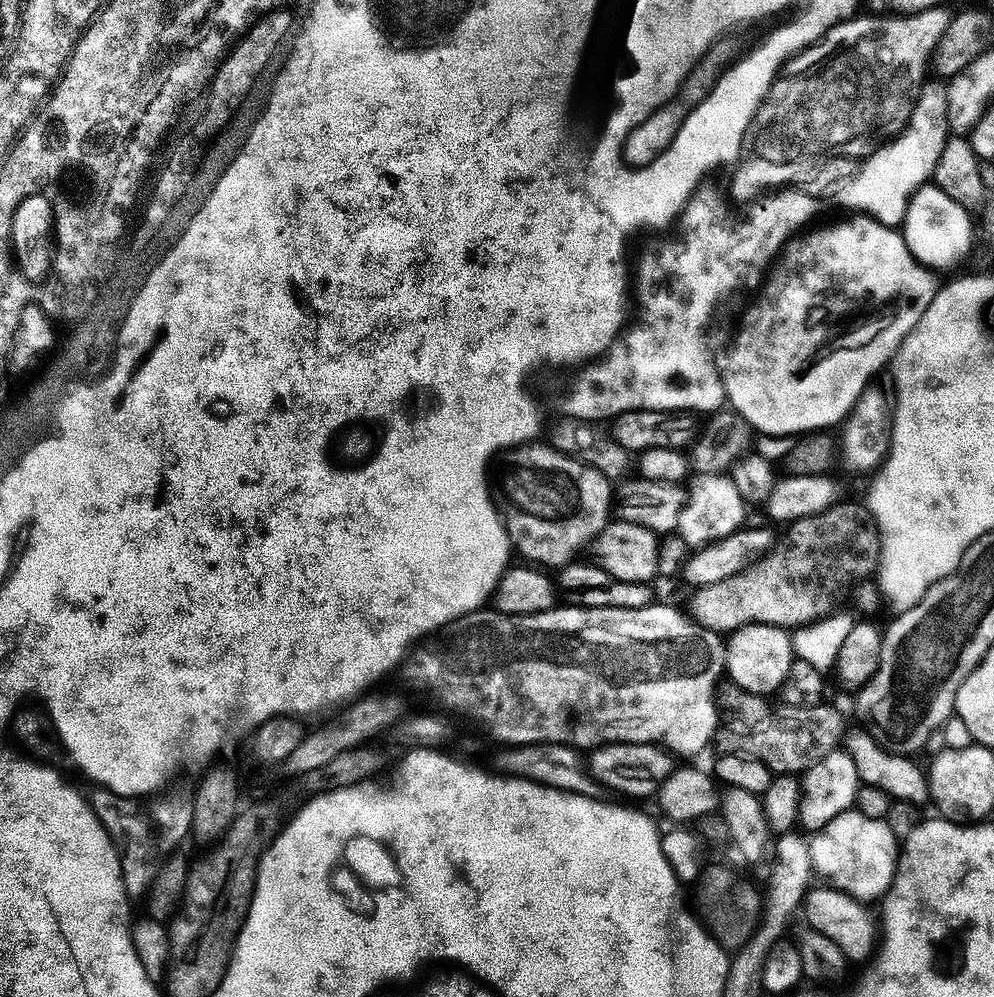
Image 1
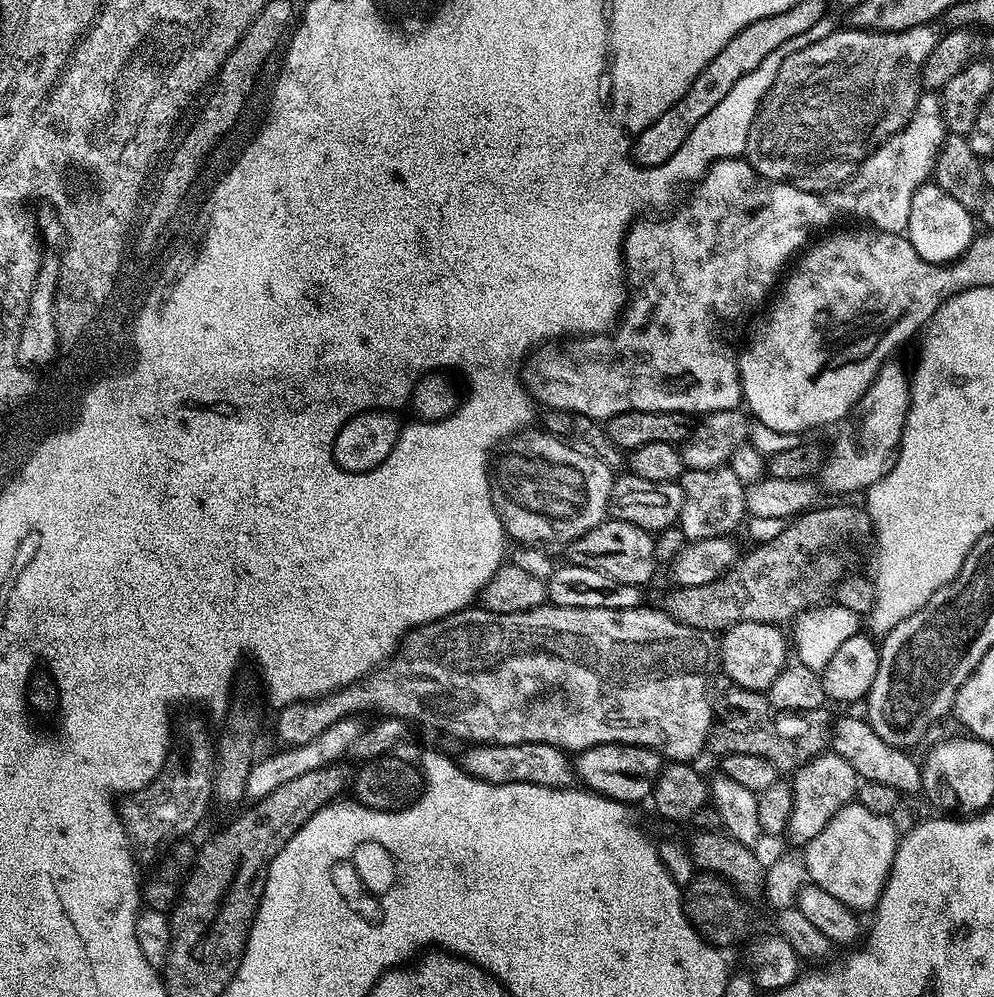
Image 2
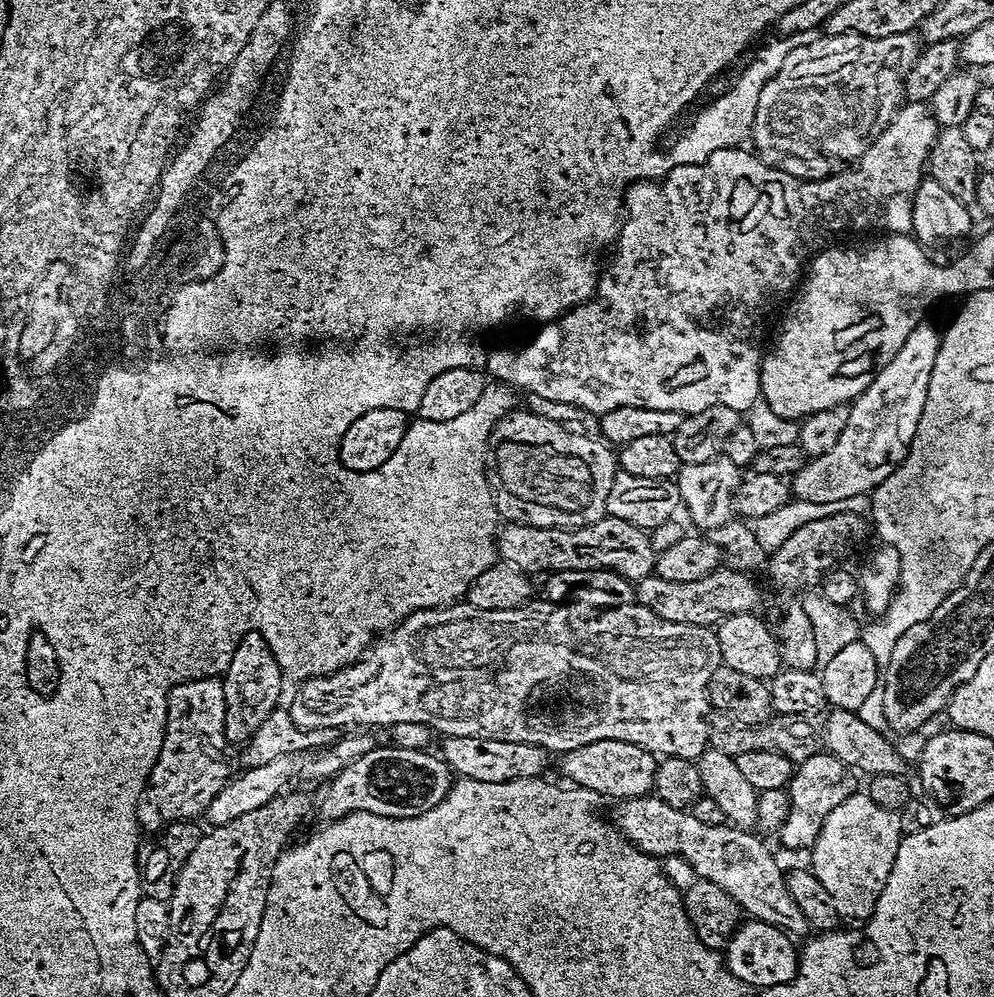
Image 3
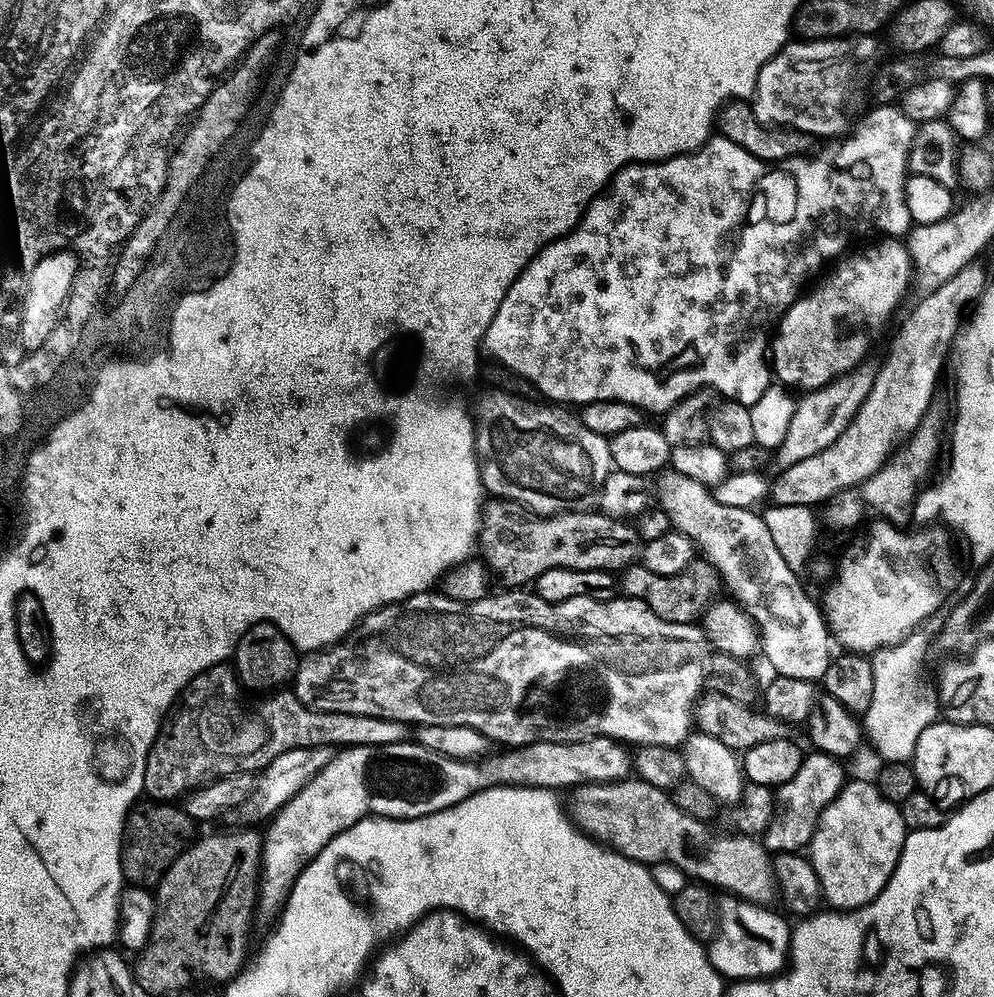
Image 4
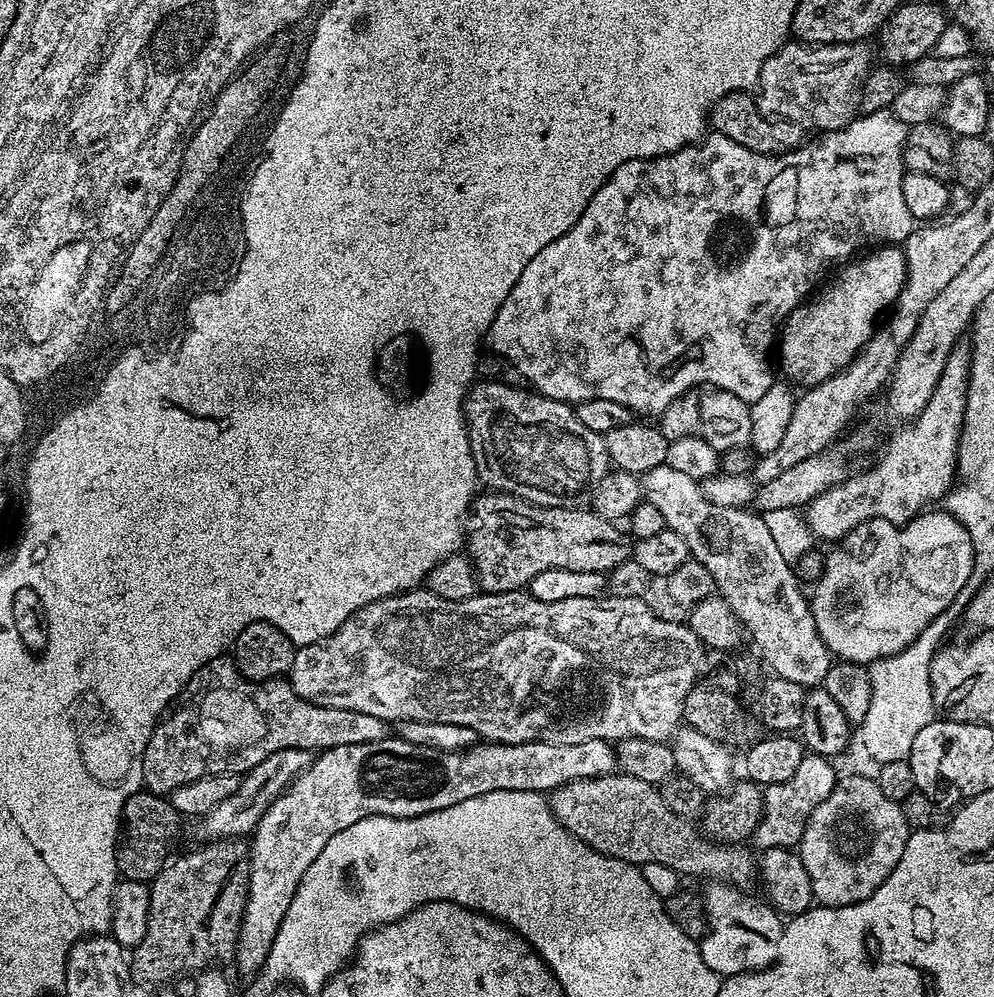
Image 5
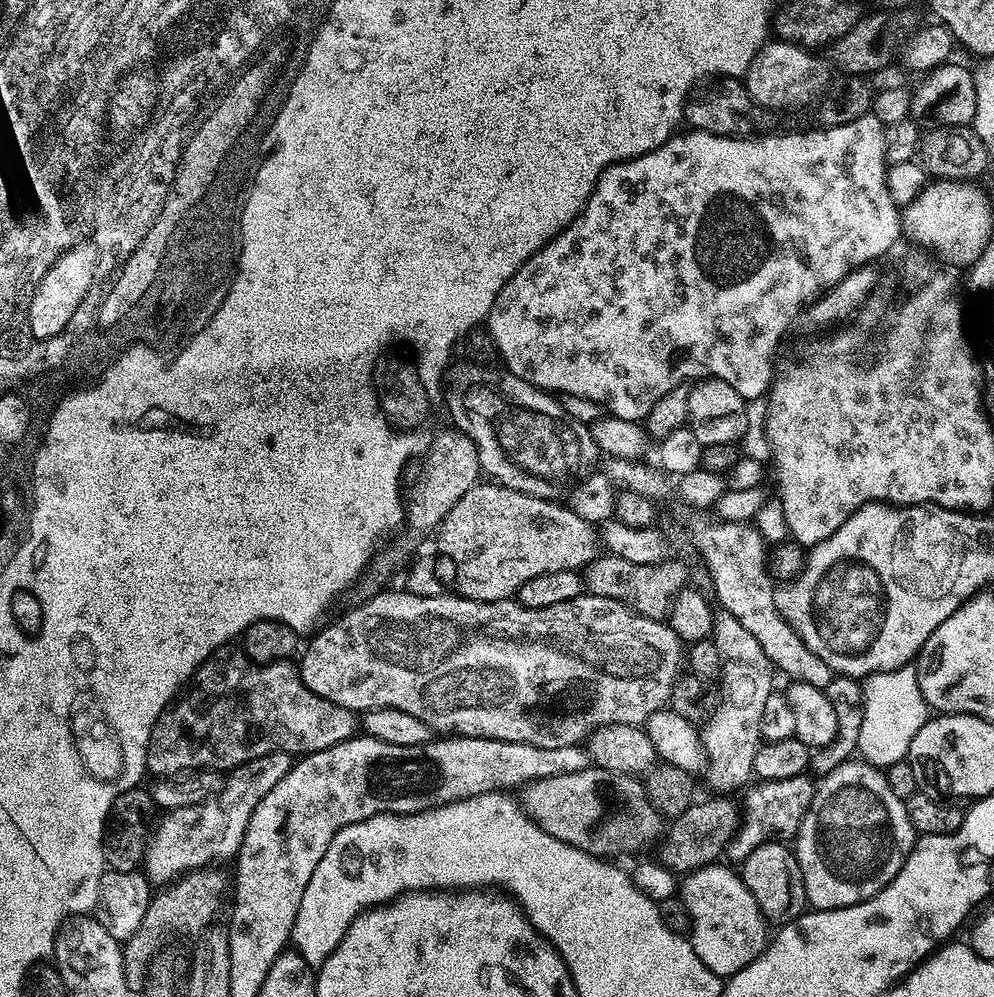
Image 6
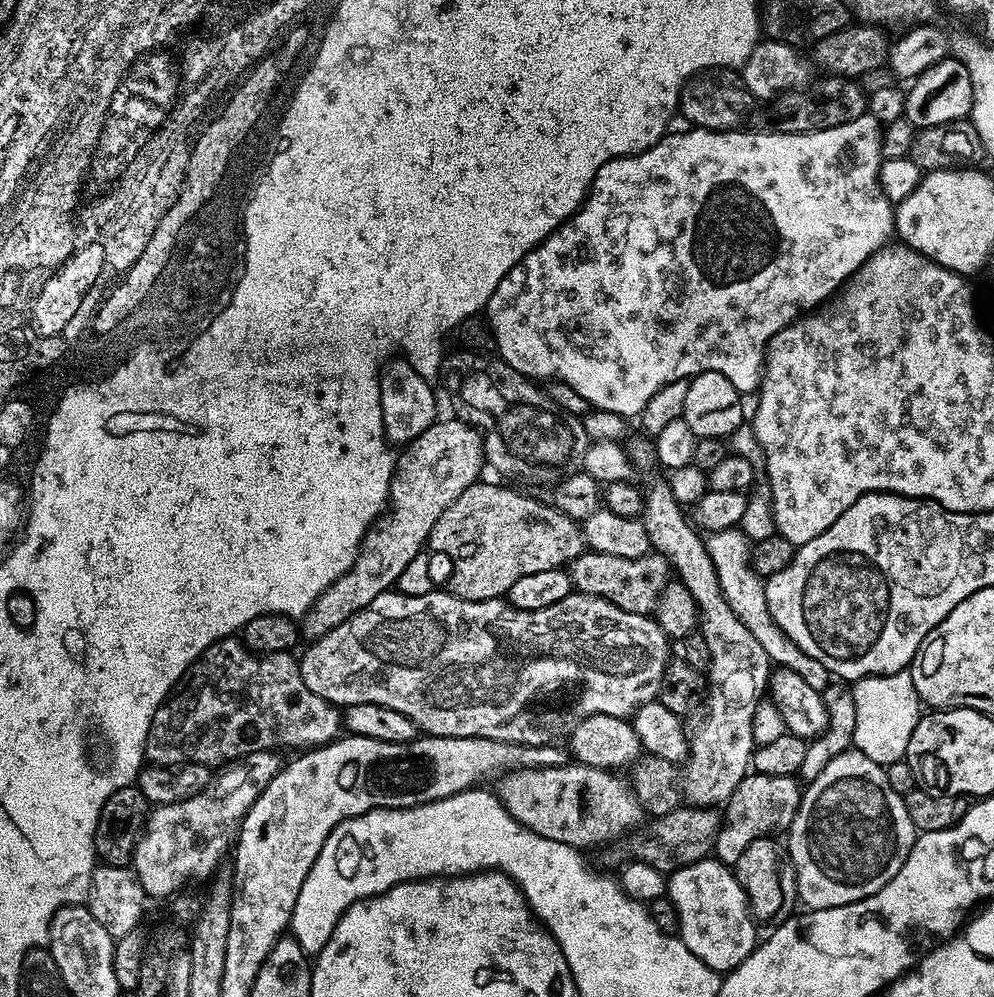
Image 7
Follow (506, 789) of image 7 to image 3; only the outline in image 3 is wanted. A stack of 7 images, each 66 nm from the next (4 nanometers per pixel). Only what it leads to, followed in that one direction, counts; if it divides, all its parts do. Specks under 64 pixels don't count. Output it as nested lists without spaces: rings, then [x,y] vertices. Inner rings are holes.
[[[655,794],[622,800],[615,807],[610,815],[611,823],[647,856],[686,858],[686,862],[694,866],[697,877],[714,882],[714,886],[722,886],[745,917],[772,924],[793,938],[809,935],[806,914],[802,914],[798,902],[790,898],[785,869],[780,869],[775,854],[759,840],[761,837],[755,831],[727,822],[706,826],[694,818],[691,810],[670,806]]]

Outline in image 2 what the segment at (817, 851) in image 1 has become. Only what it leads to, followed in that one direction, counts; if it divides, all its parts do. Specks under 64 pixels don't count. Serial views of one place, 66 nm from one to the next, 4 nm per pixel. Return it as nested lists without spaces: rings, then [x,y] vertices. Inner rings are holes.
[[[858,802],[848,804],[814,839],[808,841],[803,849],[802,863],[806,876],[826,894],[834,894],[847,908],[864,914],[864,911],[875,909],[884,892],[884,884],[888,880],[888,871],[892,868],[892,860],[896,856],[898,833],[891,819],[882,814],[866,810]]]

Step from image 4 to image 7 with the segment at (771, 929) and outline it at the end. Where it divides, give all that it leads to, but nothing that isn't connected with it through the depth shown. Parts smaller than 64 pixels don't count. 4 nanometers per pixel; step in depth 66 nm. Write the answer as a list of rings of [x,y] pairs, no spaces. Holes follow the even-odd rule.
[[[715,858],[699,860],[685,868],[677,868],[666,880],[666,895],[674,902],[680,919],[679,938],[706,966],[716,972],[733,972],[756,948],[757,921],[748,911],[748,899],[729,865]]]

